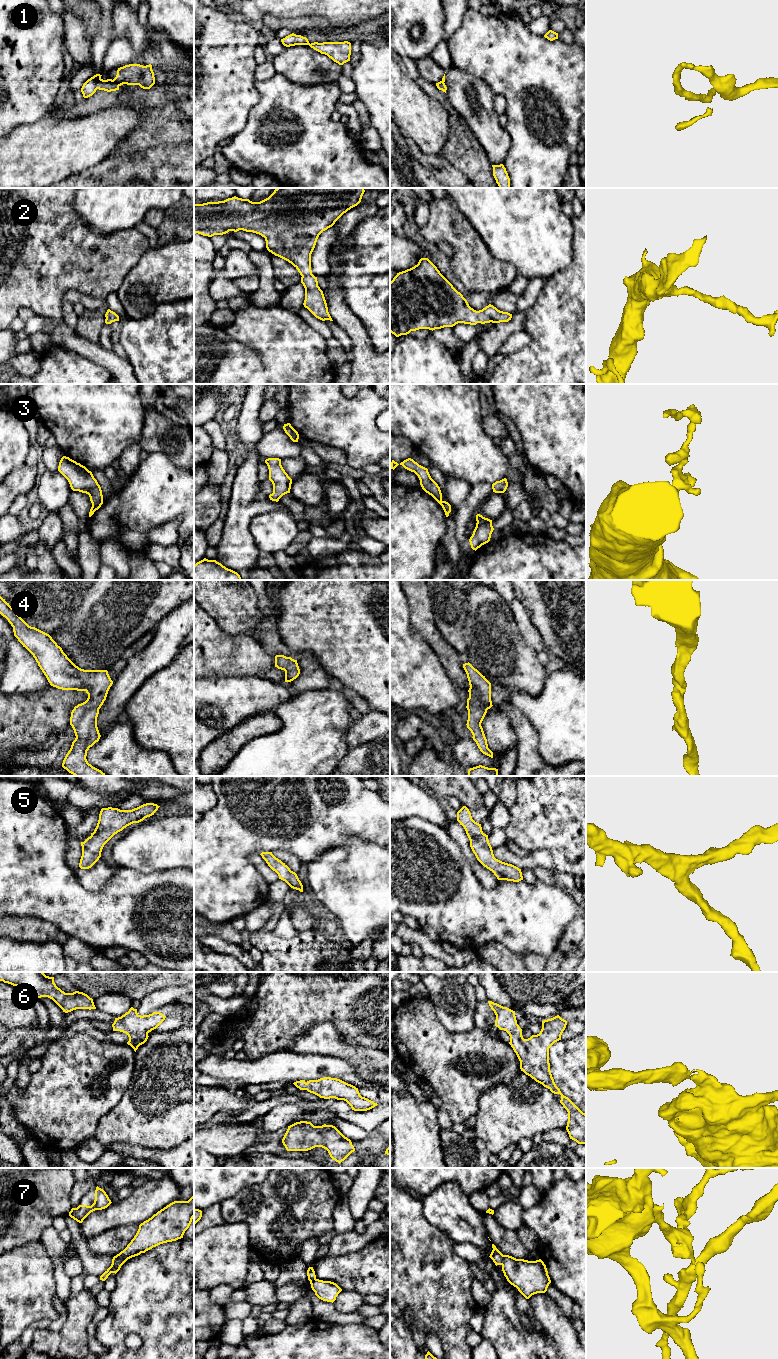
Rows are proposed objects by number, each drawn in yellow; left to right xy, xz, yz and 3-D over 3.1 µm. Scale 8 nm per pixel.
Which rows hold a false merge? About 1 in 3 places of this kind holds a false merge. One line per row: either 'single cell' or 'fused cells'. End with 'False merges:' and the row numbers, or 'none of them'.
1: fused cells
2: single cell
3: fused cells
4: single cell
5: single cell
6: single cell
7: fused cells
False merges: 1, 3, 7

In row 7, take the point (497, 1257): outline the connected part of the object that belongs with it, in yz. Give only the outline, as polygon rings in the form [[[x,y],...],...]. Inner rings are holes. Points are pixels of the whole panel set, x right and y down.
[[[492,1244],[492,1252],[490,1254],[490,1258],[493,1260],[495,1265],[502,1265],[503,1262],[503,1254],[496,1248],[494,1244]]]

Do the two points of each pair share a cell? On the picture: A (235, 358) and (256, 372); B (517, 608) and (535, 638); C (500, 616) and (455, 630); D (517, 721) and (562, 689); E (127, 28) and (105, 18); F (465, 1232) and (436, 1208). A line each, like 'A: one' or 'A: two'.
A: one
B: one
C: two
D: two
E: two
F: one

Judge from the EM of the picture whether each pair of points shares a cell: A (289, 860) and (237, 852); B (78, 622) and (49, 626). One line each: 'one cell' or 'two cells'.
A: two cells
B: two cells

